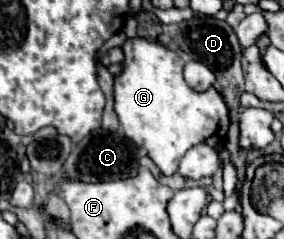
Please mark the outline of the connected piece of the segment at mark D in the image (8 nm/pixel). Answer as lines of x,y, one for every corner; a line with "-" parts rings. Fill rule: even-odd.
194,18
190,20
180,32
178,32
178,44
184,52
192,54
194,60
200,60
202,64
206,64
208,68
212,68
212,72
216,74
216,82
214,88
222,94
222,98
226,100
226,106
230,110
230,128
228,128
228,140
226,140
226,150
230,154
230,162
236,168
238,174
238,182
236,182
236,194
240,196
242,192
242,184
244,184
244,176
246,176
246,154
248,150
240,148
238,138
240,138
240,118
238,118
238,108
240,108
240,94
244,92
244,70
242,70
242,48
238,44
238,38
234,34
234,30
220,20
212,20
212,18

